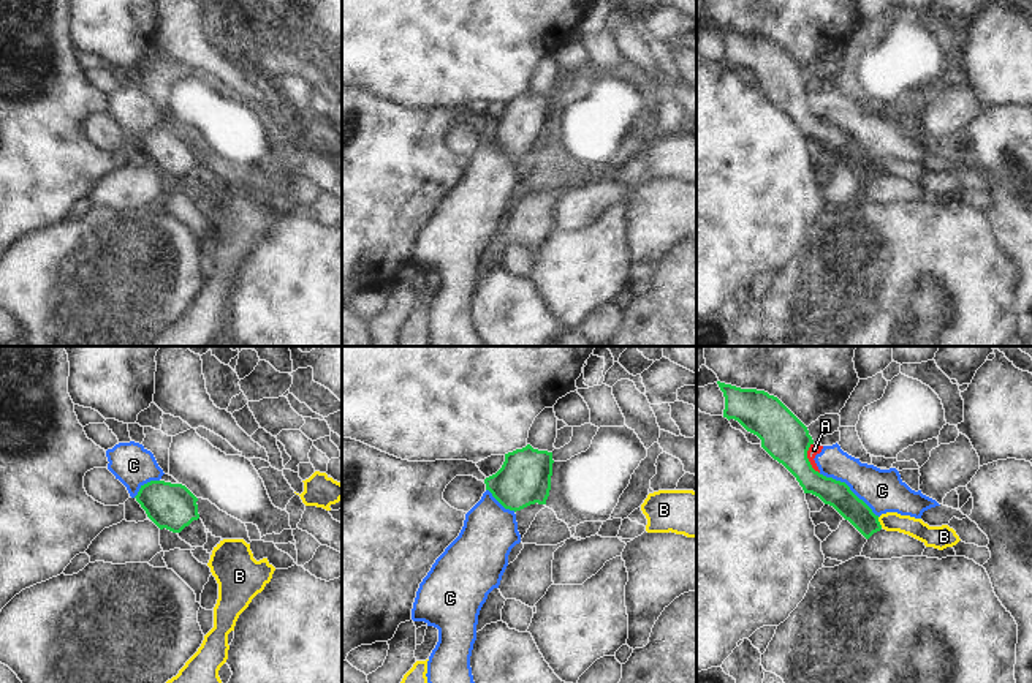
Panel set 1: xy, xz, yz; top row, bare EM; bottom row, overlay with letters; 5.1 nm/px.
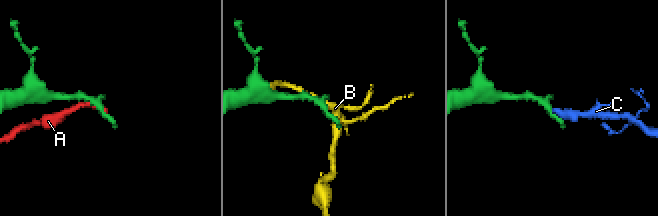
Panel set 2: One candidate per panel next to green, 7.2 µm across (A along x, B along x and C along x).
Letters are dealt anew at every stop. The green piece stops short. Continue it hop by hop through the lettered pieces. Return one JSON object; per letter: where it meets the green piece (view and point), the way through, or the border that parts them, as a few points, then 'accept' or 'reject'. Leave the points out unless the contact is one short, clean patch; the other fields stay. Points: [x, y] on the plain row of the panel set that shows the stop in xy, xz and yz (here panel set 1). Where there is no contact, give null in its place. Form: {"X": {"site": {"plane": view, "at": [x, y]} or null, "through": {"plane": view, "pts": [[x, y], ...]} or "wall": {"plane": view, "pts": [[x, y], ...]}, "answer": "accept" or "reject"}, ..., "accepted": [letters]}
{"A": {"site": {"plane": "yz", "at": [808, 105]}, "answer": "reject"}, "B": {"site": {"plane": "yz", "at": [879, 168]}, "wall": {"plane": "yz", "pts": [[877, 163], [882, 173]]}, "answer": "reject"}, "C": {"site": {"plane": "yz", "at": [849, 133]}, "wall": {"plane": "yz", "pts": [[819, 119], [842, 127], [879, 162]]}, "answer": "reject"}, "accepted": []}

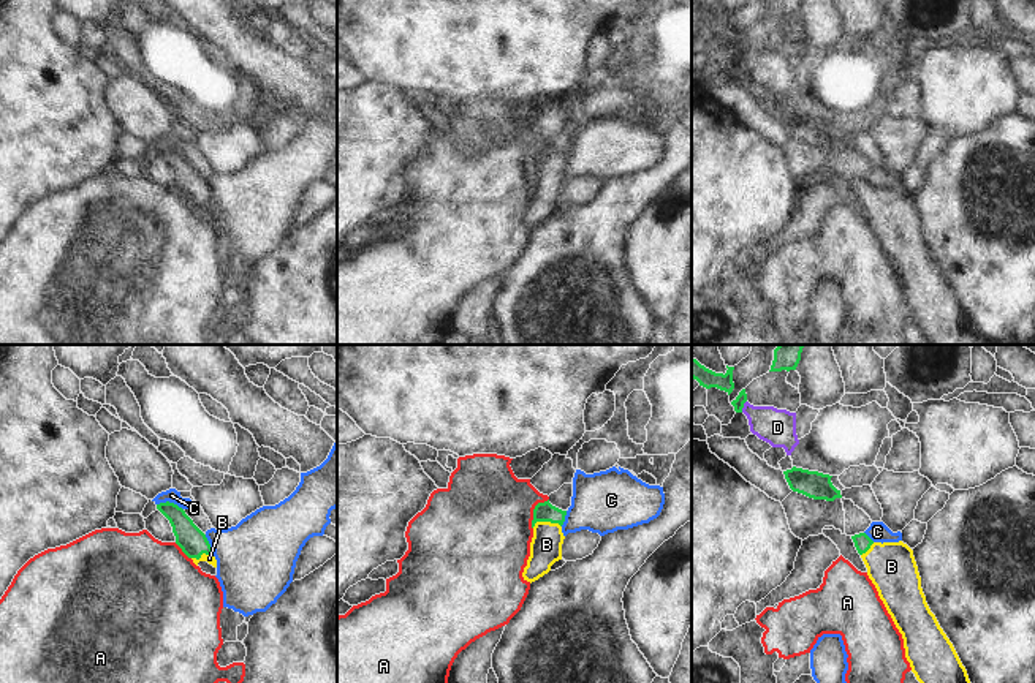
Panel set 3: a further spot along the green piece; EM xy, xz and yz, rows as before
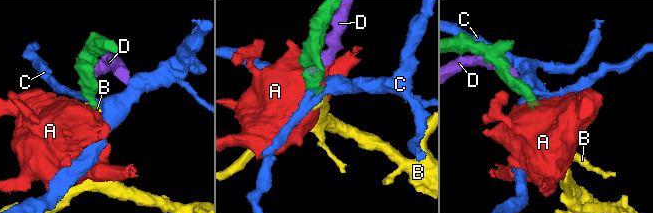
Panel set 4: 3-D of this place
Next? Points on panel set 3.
{"A": {"site": {"plane": "xz", "at": [534, 157]}, "wall": {"plane": "xz", "pts": [[548, 144], [535, 152], [532, 174]]}, "answer": "reject"}, "B": {"site": {"plane": "xz", "at": [546, 166]}, "through": {"plane": "xz", "pts": [[545, 157], [546, 166], [546, 190]]}, "answer": "accept"}, "C": {"site": {"plane": "xy", "at": [170, 149]}, "wall": {"plane": "xy", "pts": [[157, 149], [176, 149], [182, 155]]}, "answer": "reject"}, "D": {"site": {"plane": "yz", "at": [743, 52]}, "answer": "reject"}, "accepted": ["B"]}

